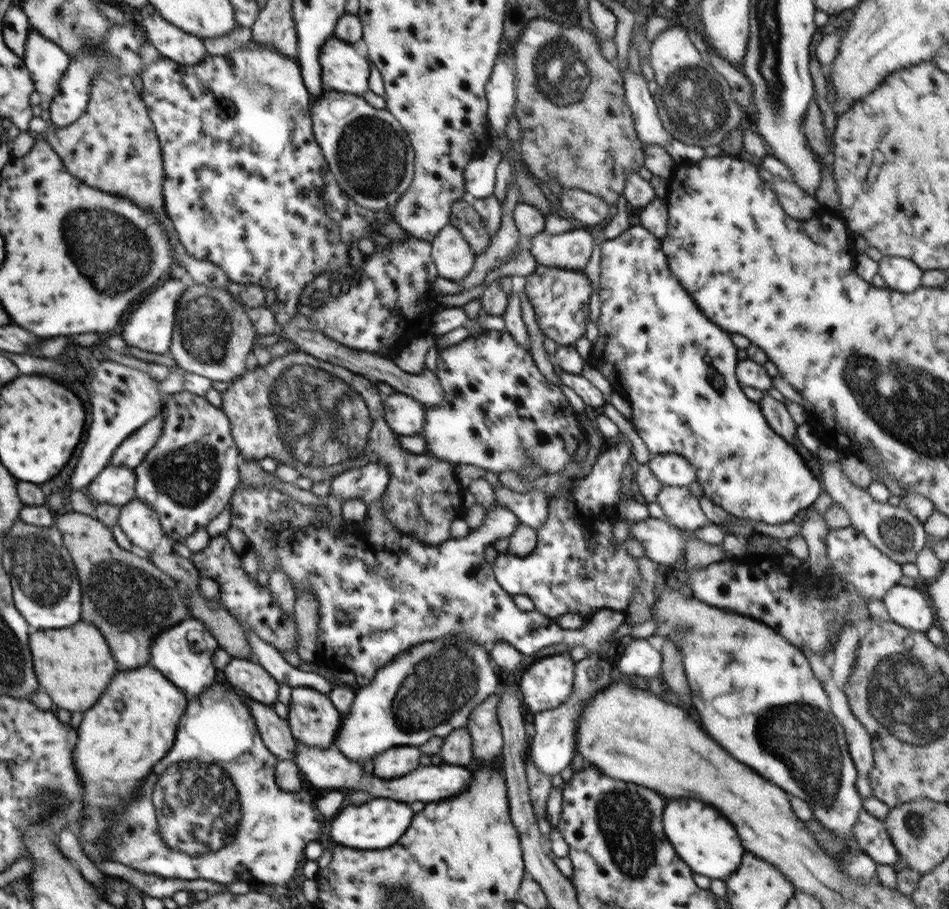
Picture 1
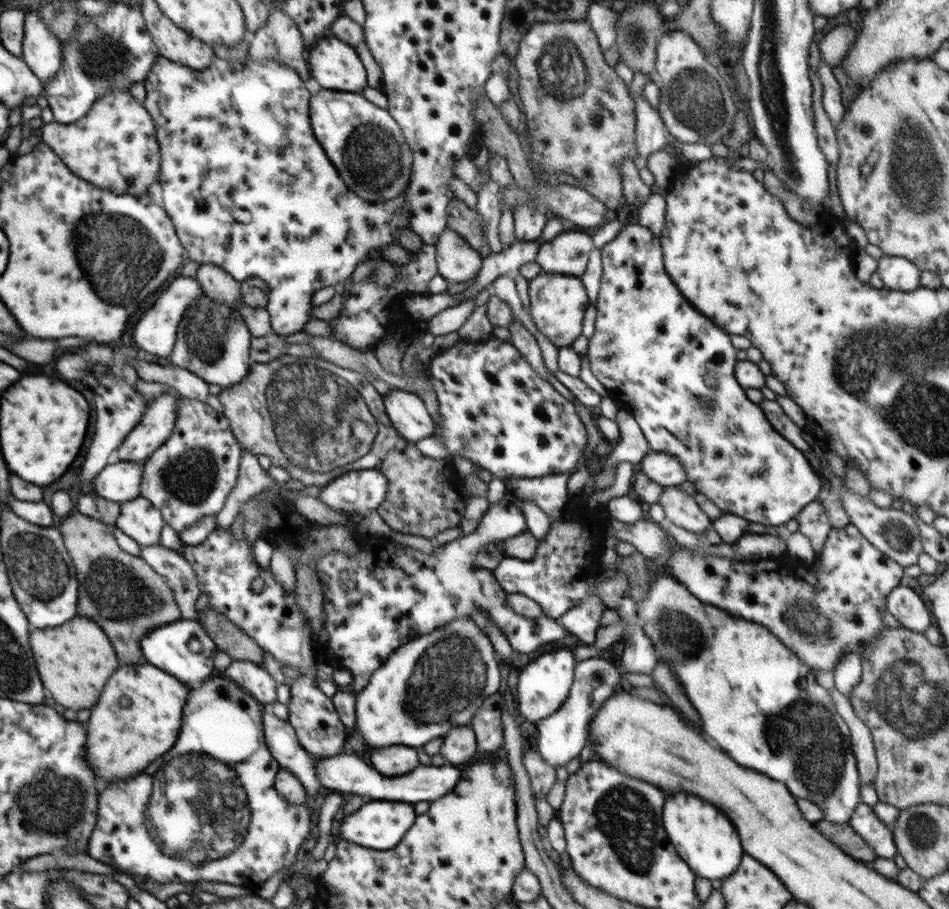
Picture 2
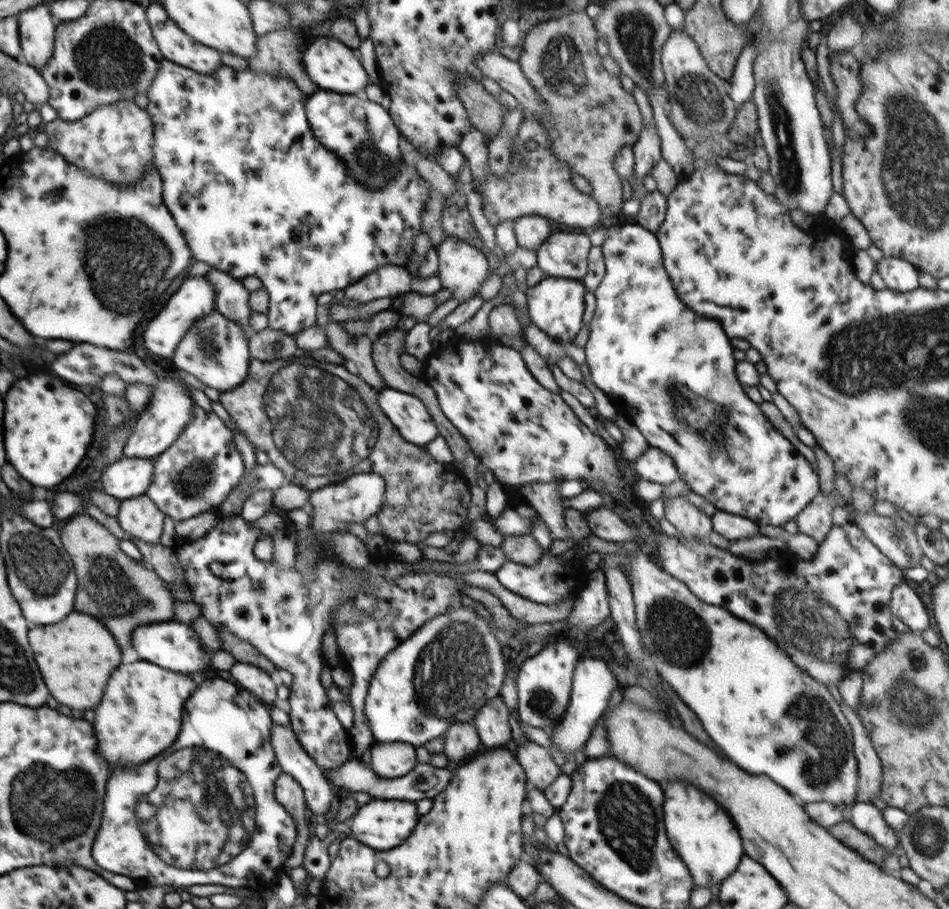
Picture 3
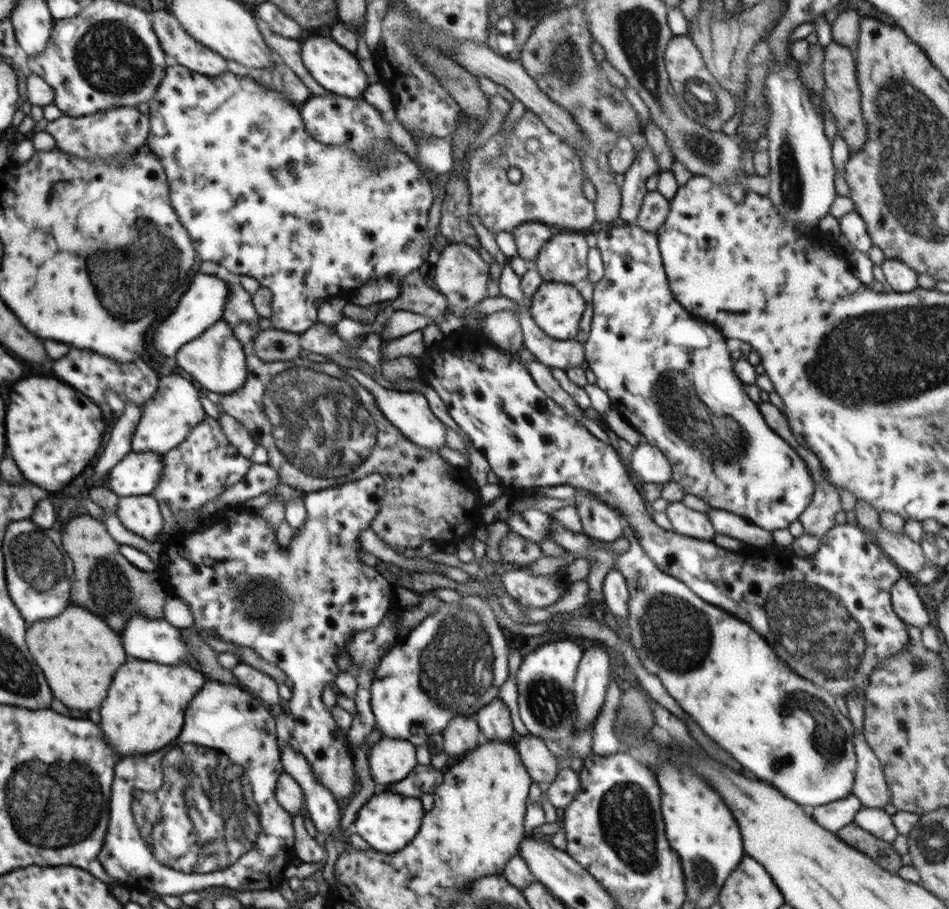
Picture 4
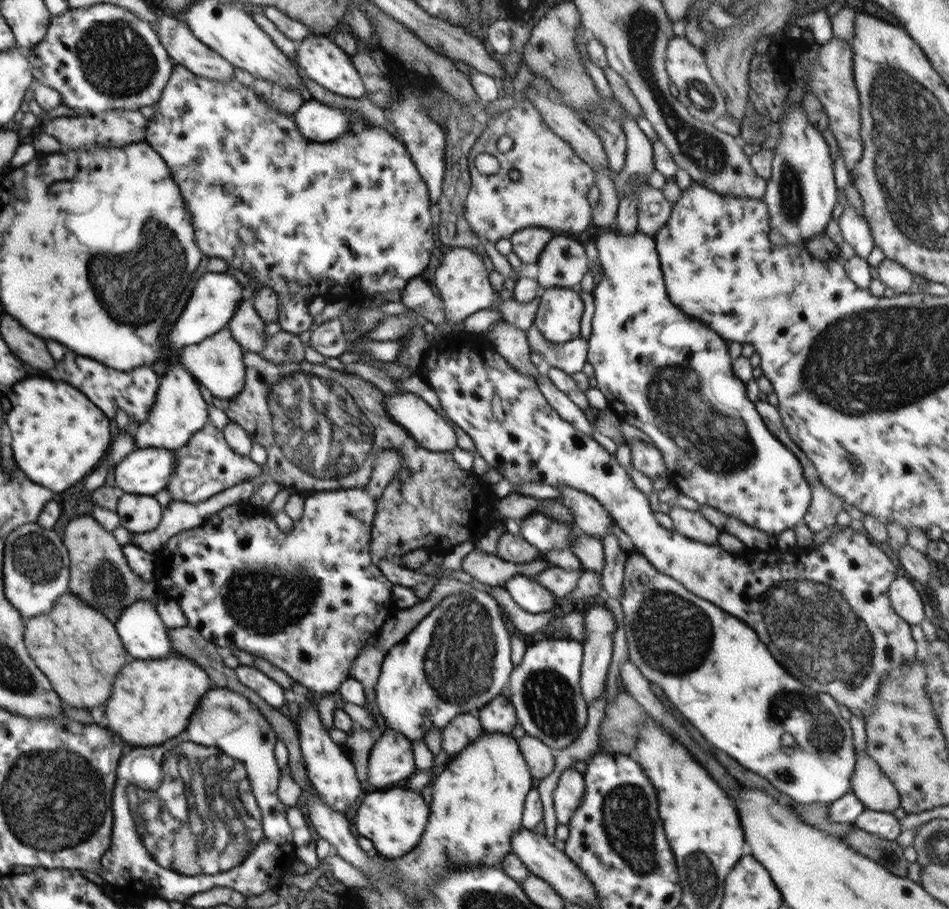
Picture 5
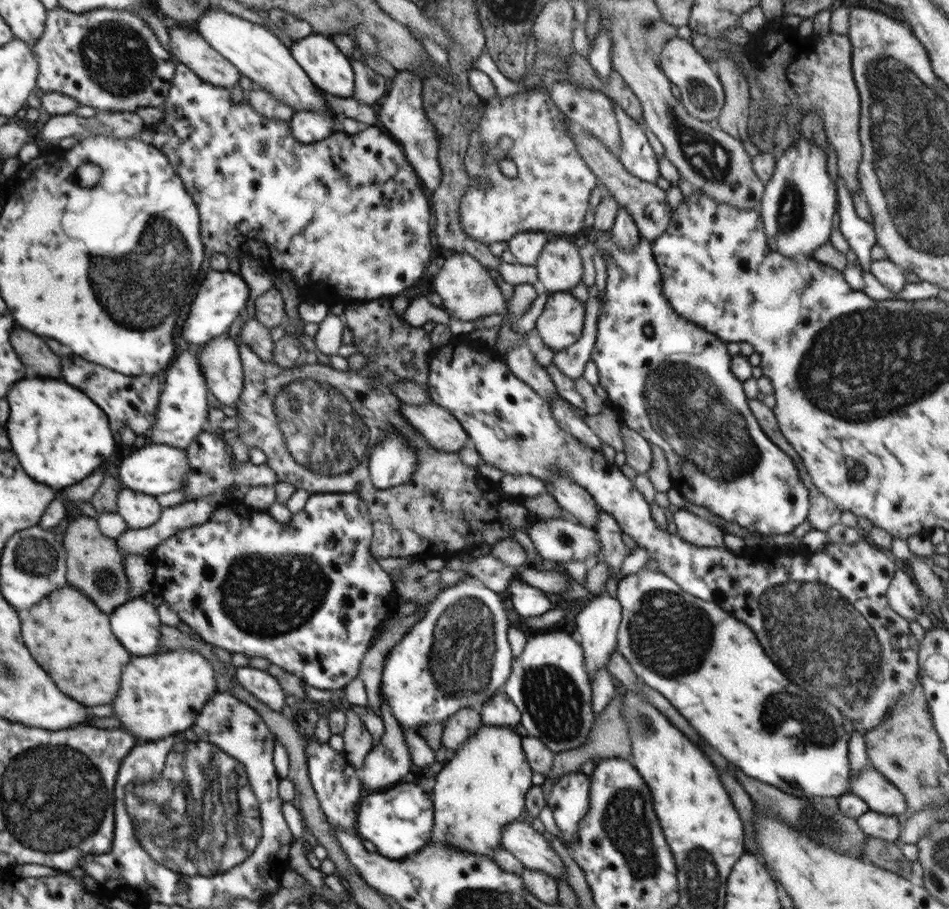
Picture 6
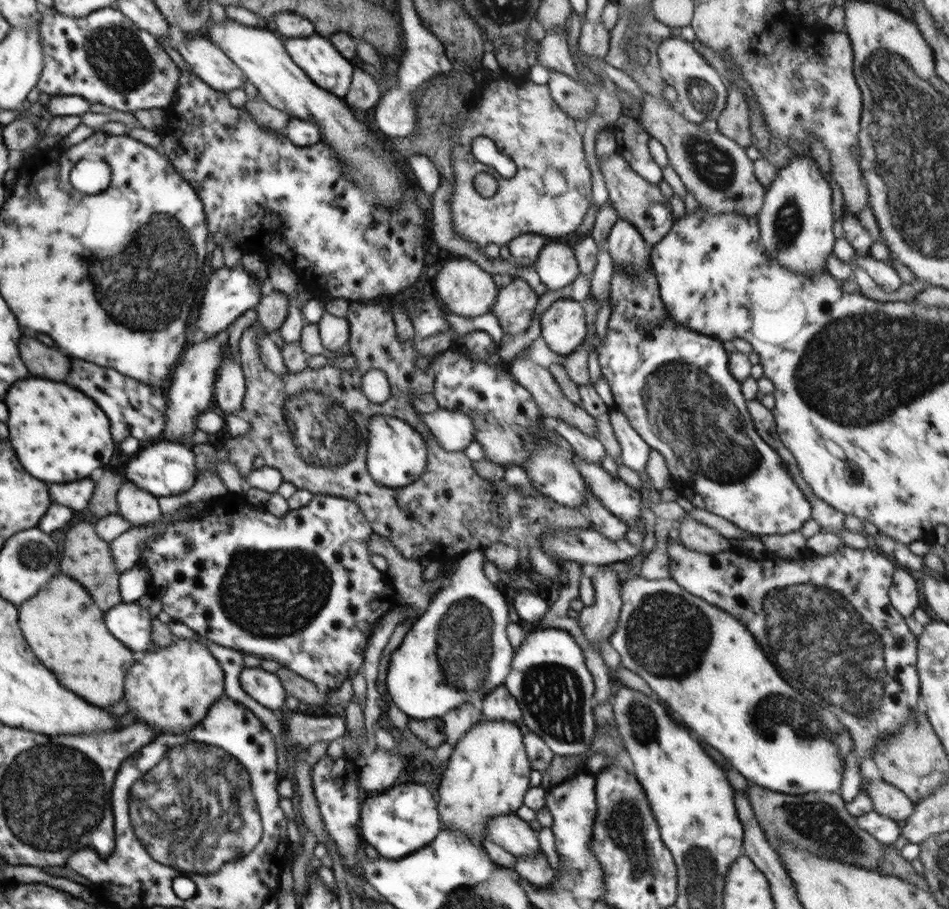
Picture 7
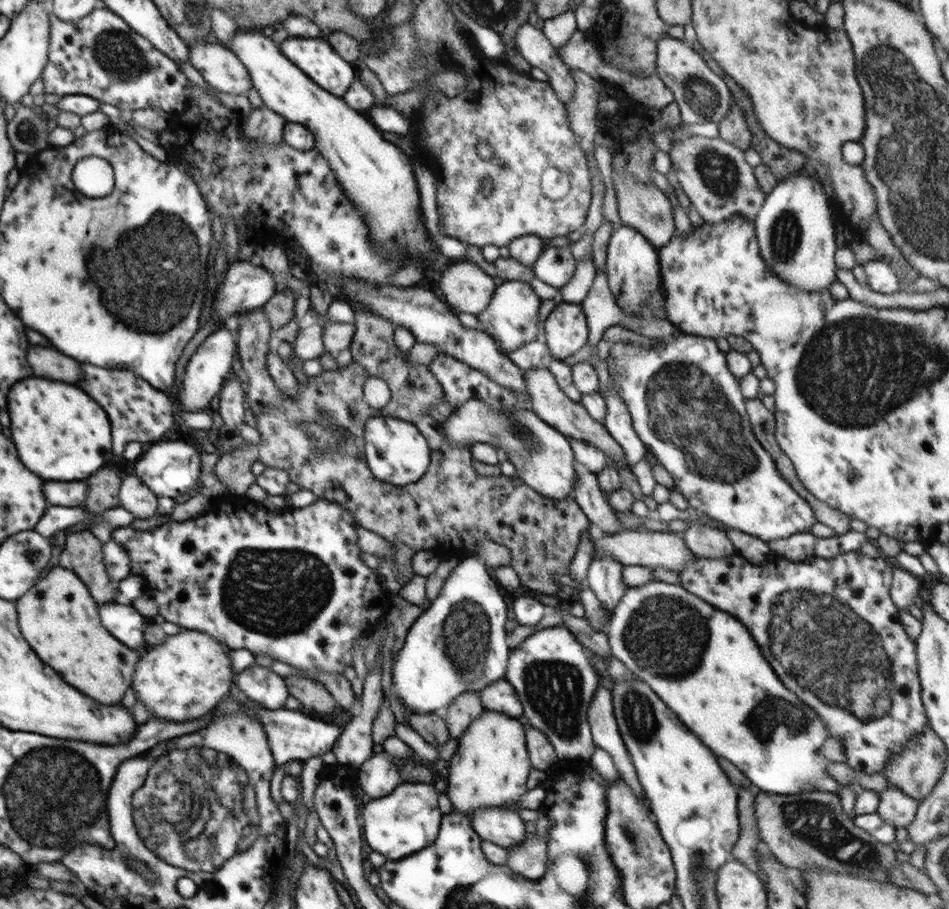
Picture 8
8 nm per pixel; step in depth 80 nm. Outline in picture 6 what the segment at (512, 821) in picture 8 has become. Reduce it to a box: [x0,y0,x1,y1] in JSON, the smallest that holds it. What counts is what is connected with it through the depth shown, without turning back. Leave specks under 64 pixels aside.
[502,820,566,881]

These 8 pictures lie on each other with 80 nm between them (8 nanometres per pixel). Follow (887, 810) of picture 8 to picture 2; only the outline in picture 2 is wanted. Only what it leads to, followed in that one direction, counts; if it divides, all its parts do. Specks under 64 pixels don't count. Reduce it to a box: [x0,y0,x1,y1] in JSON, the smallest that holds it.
[829,689,878,786]

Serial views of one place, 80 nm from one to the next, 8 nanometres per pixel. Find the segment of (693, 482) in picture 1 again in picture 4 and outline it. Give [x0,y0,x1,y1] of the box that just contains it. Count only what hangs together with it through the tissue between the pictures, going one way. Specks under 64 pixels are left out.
[631,442,672,485]

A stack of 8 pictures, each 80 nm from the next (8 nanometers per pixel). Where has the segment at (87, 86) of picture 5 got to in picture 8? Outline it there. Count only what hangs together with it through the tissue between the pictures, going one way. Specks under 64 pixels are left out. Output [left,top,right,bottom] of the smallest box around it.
[41,6,189,115]

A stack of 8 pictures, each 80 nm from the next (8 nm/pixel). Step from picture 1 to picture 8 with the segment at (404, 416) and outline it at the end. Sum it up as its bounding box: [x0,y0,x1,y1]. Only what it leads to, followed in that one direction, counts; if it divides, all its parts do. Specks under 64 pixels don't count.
[439,398,576,499]

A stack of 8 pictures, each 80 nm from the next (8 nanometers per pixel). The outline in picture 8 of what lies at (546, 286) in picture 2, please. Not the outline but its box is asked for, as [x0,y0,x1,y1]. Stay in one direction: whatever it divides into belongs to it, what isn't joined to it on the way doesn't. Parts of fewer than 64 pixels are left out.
[545,302,589,361]

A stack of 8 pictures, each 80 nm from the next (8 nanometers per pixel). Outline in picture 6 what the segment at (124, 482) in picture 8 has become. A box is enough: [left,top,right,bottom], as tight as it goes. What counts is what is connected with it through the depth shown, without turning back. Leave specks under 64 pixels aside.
[117,487,161,529]

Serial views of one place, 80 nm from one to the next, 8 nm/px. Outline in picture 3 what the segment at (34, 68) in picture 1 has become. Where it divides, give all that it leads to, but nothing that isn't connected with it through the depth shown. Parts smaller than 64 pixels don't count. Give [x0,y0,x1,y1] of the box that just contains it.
[17,3,57,70]

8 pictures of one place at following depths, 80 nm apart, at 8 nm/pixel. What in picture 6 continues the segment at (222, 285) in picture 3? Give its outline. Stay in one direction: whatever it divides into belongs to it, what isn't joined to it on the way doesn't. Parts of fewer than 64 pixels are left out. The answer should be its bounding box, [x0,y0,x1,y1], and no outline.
[238,317,274,363]

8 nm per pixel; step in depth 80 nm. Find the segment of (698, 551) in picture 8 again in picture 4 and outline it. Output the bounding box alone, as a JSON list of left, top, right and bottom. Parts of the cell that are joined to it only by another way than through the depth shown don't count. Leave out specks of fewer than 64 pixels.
[664,501,716,541]

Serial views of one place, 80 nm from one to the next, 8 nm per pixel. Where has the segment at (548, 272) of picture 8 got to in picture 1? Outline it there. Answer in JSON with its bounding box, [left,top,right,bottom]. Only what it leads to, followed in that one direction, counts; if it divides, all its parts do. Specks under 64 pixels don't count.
[526,228,596,272]

